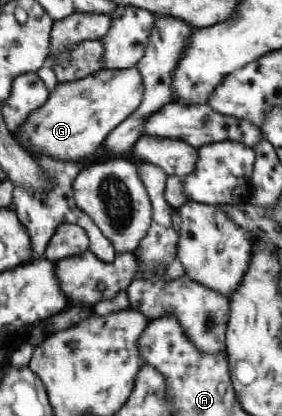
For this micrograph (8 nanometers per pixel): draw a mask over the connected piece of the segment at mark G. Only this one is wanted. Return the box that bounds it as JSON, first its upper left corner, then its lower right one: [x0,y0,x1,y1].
[17,69,143,160]

